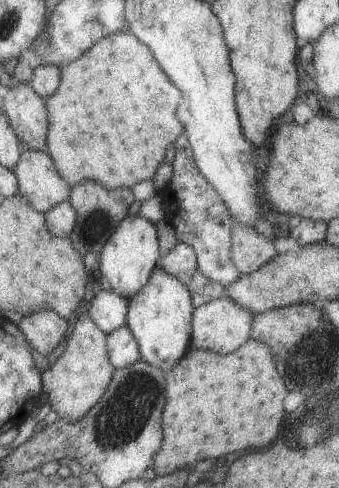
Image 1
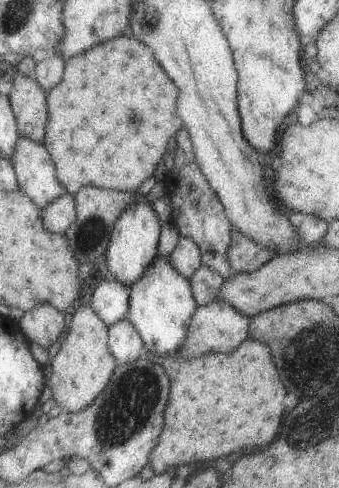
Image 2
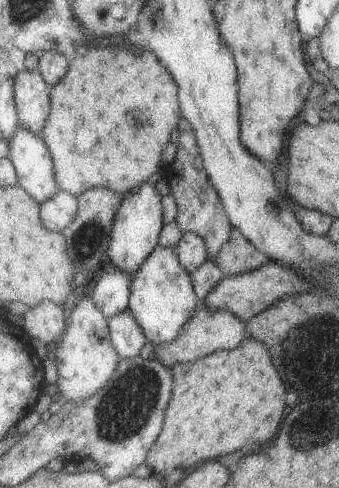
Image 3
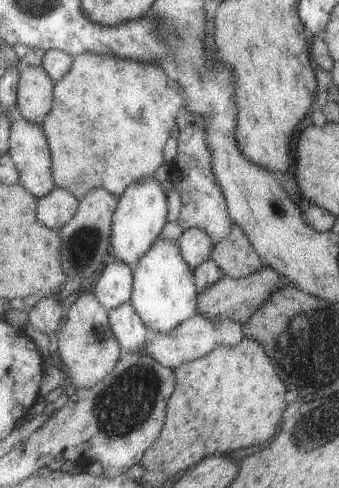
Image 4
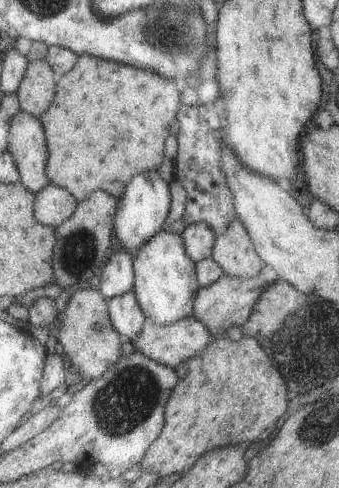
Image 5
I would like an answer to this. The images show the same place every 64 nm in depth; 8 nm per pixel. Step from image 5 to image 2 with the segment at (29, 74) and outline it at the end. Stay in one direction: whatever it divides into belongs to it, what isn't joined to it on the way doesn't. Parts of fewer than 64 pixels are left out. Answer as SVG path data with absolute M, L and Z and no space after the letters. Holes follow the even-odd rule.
M15 74L7 90L13 116L17 120L19 138L29 138L33 142L43 142L47 124L47 96L49 90L39 88L39 84L23 74Z

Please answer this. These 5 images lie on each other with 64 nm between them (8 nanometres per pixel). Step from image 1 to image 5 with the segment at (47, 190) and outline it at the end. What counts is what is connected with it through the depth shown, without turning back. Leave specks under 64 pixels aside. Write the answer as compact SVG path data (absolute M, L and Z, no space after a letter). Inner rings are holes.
M19 110L9 120L7 152L15 160L19 182L29 192L39 194L49 184L49 180L45 176L47 142L37 116L29 116L27 112Z

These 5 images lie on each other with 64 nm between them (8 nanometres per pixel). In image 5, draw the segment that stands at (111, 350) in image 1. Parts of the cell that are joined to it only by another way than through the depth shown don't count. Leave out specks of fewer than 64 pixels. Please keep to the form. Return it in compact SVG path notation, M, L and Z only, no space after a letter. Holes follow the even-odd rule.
M129 290L127 294L113 296L107 302L107 312L109 312L109 322L119 332L121 340L133 344L135 336L139 336L143 322L145 322L145 316L143 316L133 292Z

